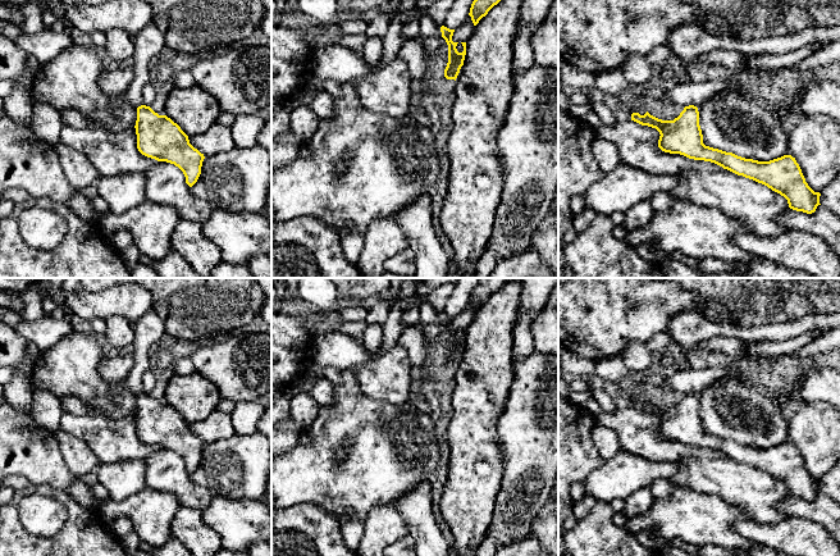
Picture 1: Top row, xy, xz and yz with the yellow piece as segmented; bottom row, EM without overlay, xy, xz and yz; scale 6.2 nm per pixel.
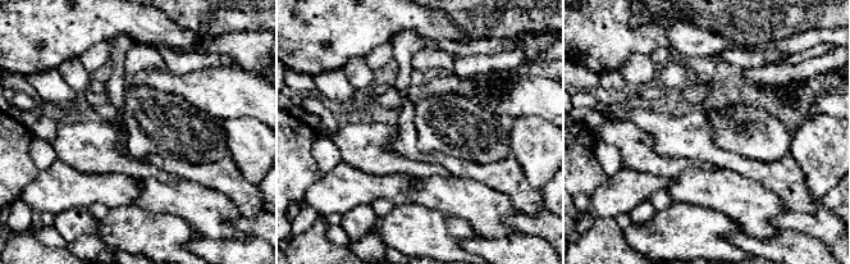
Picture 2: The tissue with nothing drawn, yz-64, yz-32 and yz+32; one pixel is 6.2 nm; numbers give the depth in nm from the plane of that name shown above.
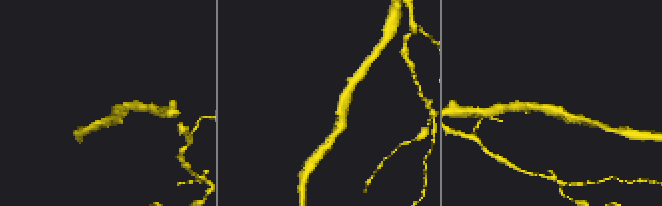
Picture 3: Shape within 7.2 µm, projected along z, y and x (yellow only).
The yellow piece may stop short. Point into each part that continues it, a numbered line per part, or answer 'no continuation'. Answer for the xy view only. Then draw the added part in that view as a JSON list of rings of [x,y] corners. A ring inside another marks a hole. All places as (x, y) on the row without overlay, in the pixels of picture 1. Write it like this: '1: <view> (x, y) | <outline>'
1: xy (149, 329) | [[[152,309],[134,323],[134,341],[131,348],[134,357],[134,365],[123,380],[123,384],[136,395],[143,392],[142,375],[150,369],[149,350],[164,334],[164,322]]]

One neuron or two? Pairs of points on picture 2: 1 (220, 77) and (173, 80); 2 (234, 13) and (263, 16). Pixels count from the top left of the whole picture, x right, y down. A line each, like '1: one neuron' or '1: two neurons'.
1: one neuron
2: one neuron

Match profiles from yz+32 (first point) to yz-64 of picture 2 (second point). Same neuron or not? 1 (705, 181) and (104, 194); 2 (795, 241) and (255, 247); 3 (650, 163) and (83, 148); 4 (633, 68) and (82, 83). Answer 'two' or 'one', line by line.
1: two
2: one
3: one
4: one

